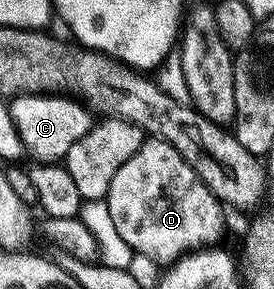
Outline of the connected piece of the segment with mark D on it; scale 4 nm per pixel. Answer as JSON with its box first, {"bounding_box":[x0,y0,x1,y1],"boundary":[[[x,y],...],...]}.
{"bounding_box":[107,138,225,265],"boundary":[[[146,138],[141,147],[115,173],[107,196],[116,232],[138,256],[146,255],[162,265],[169,265],[189,250],[211,243],[225,227],[222,208],[205,183],[179,157],[167,141]]]}

